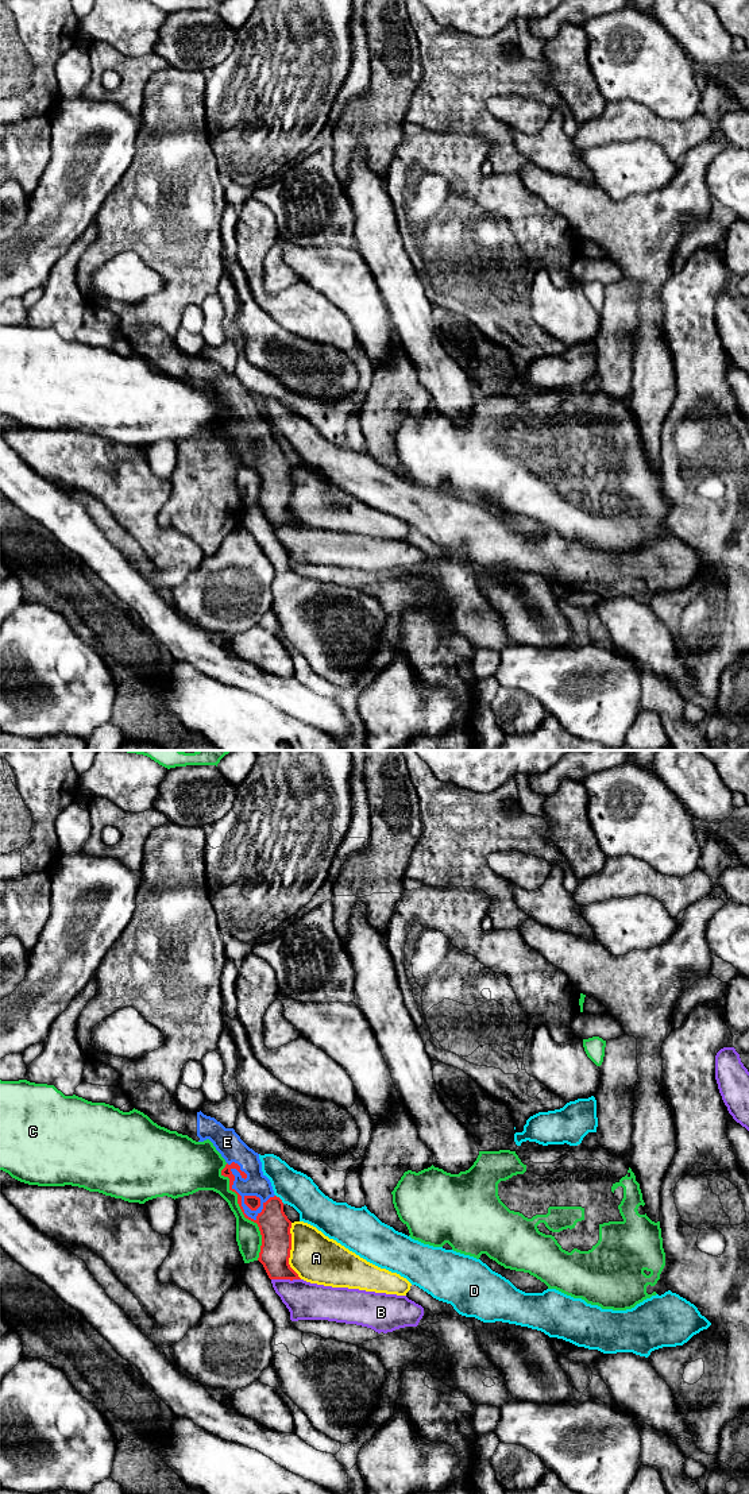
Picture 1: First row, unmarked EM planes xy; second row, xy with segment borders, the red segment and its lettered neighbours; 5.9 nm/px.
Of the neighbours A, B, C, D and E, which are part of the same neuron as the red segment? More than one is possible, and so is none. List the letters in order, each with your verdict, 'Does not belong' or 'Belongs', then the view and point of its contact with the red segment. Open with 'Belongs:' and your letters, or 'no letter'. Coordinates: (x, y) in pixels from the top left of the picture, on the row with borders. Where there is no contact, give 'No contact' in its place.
Belongs: E
A: Does not belong. Touches red at xy (289, 1251)
B: Does not belong. Touches red at xy (286, 1278)
C: Does not belong. Touches red at xy (243, 1213)
D: Does not belong. Touches red at xy (280, 1199)
E: Belongs. Touches red at xy (232, 1184)

